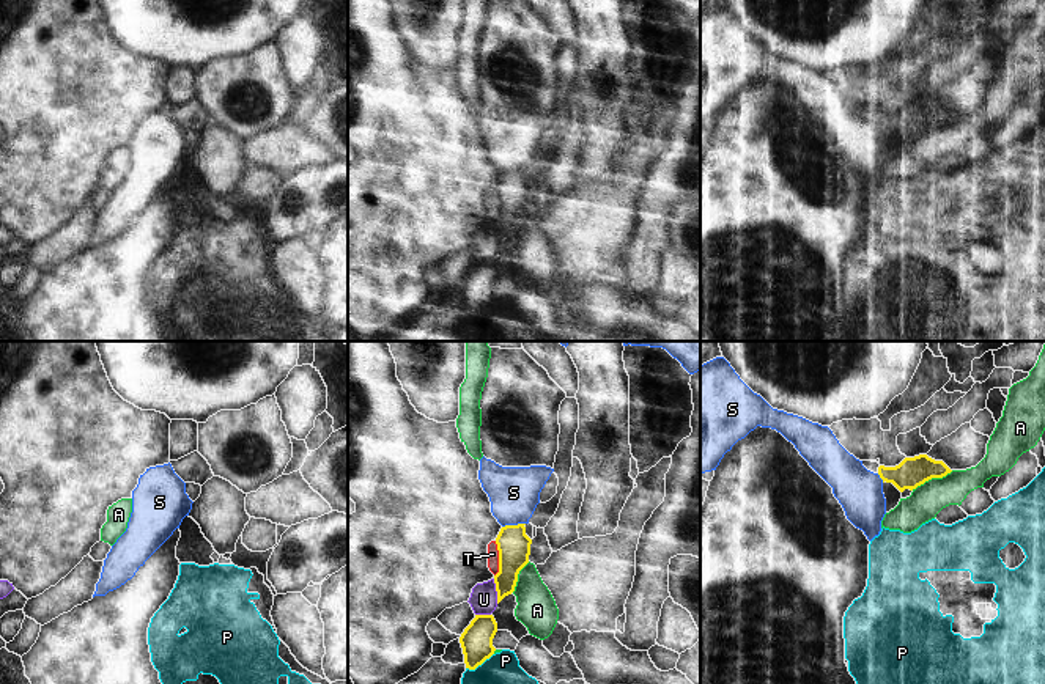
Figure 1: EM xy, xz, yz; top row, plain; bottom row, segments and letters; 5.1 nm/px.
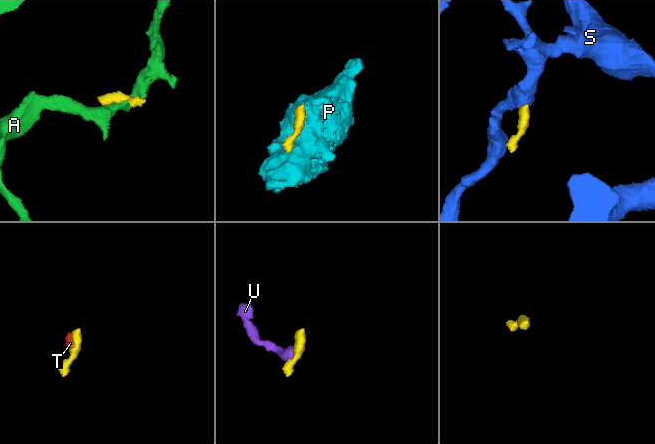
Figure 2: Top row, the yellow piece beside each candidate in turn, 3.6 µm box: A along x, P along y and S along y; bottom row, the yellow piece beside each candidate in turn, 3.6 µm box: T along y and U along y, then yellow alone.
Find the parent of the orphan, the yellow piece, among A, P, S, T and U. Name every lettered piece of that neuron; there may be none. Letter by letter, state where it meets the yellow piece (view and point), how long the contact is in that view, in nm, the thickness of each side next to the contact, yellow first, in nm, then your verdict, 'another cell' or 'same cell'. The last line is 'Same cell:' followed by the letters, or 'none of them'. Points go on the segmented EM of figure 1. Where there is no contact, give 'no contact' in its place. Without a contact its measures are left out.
A: meets yellow in yz at (932, 477); contact 240 nm long; 160 nm thick on the yellow side, 170 nm on the other; another cell
P: meets yellow in xz at (479, 664); contact 170 nm long; 160 nm thick on the yellow side, 160 nm on the other; another cell
S: meets yellow in xz at (513, 525); contact 120 nm long; 170 nm thick on the yellow side, 260 nm on the other; another cell
T: meets yellow in xz at (499, 558); contact 180 nm long; 170 nm thick on the yellow side, 60 nm on the other; another cell
U: meets yellow in xz at (496, 590); contact 130 nm long; 170 nm thick on the yellow side, 140 nm on the other; another cell
Same cell: none of them

